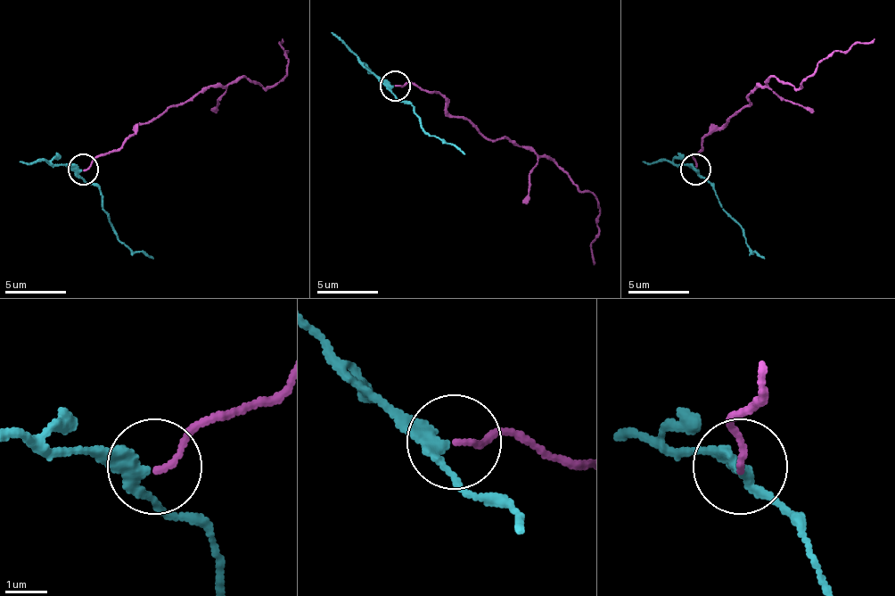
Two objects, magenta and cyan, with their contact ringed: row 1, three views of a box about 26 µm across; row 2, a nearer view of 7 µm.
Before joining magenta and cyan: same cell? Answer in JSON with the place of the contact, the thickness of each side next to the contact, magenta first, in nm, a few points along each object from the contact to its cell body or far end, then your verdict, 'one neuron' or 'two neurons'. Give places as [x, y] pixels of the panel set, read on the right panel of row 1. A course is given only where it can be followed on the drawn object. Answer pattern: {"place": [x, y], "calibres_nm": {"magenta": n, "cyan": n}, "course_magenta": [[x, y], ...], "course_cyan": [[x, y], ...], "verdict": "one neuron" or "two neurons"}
{"place": [695, 169], "calibres_nm": {"magenta": 130, "cyan": 280}, "course_magenta": [[696, 169], [693, 158], [702, 139], [751, 103], [748, 97], [772, 76], [797, 87], [827, 57], [875, 39]], "course_cyan": [[696, 169], [715, 188], [718, 203], [763, 258]], "verdict": "two neurons"}

